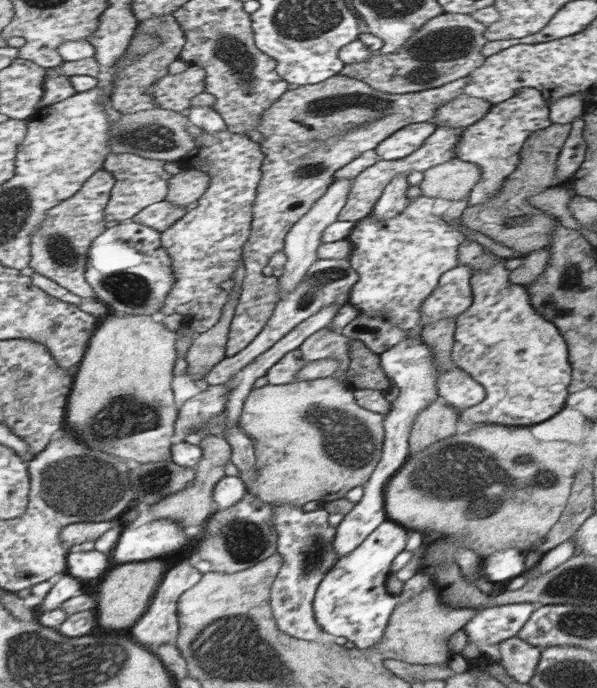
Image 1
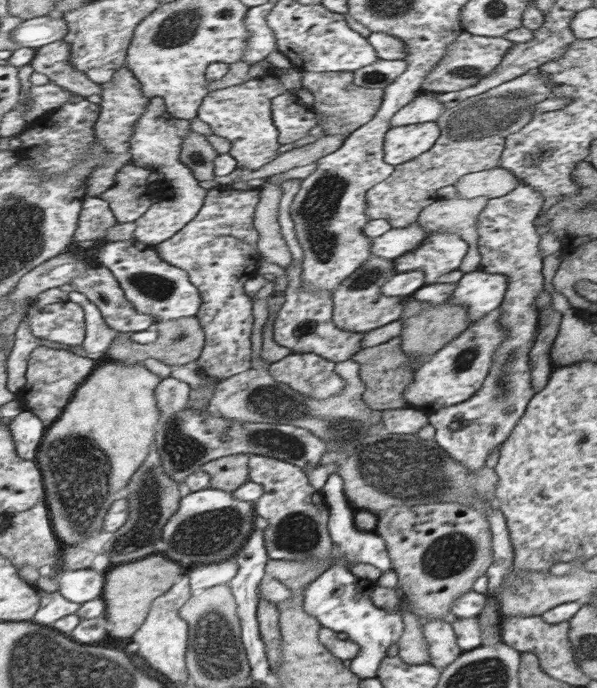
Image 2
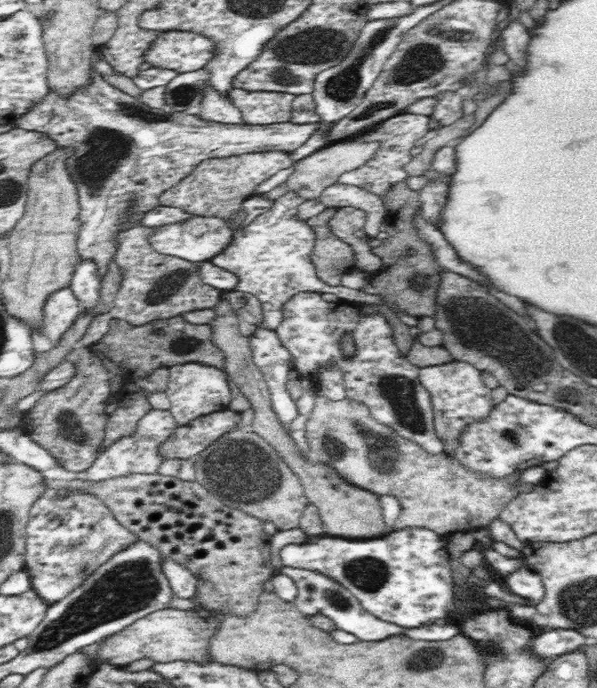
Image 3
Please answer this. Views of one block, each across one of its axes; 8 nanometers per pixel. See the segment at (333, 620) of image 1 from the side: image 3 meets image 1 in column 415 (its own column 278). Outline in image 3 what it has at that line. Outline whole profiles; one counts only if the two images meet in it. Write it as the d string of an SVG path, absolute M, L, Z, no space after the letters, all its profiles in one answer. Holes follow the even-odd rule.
M280 568L280 574L272 578L274 584L274 592L284 600L284 602L292 602L304 616L308 614L322 614L328 616L336 628L340 628L342 632L350 632L358 638L358 642L380 642L386 640L390 636L408 636L412 640L430 640L430 642L442 642L442 640L450 640L460 632L460 624L452 622L452 624L432 624L432 626L422 626L422 628L402 628L398 624L390 624L384 620L378 620L374 614L366 612L362 608L362 604L358 602L358 598L346 590L338 580L330 580L328 576L322 576L316 570L306 570L306 568Z

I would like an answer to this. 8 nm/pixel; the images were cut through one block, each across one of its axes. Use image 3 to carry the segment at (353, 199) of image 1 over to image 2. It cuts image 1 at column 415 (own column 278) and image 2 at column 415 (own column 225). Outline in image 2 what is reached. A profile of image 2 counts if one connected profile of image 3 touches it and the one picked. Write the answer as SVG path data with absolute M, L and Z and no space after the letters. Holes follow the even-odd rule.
M539 68L529 70L509 82L503 82L495 88L485 90L483 94L463 100L459 104L455 104L455 108L445 108L445 112L435 120L439 124L439 128L443 128L443 134L439 136L439 140L435 142L435 146L421 154L415 160L409 160L407 164L399 164L395 166L395 172L385 178L383 182L375 184L369 192L367 192L367 216L371 220L389 220L391 228L403 228L407 224L413 224L419 216L419 212L433 204L437 200L437 190L443 186L453 186L461 176L465 174L473 174L473 172L483 172L483 170L493 170L499 168L501 164L501 152L505 148L505 138L509 134L519 132L521 128L525 128L525 124L529 120L533 120L535 112L529 112L535 108L537 102L549 100L551 98L551 86L549 86L549 74L543 74Z

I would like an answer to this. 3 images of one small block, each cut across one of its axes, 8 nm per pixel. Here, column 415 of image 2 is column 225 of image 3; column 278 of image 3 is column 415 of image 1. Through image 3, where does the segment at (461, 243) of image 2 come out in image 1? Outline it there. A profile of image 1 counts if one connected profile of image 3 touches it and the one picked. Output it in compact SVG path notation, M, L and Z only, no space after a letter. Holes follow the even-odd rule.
M409 198L407 210L391 220L377 222L375 216L359 220L347 242L353 244L349 264L359 272L359 282L351 288L349 306L363 316L387 316L389 324L407 332L423 324L423 304L437 292L439 280L445 272L459 268L459 248L463 234L449 228L431 214L433 198Z

